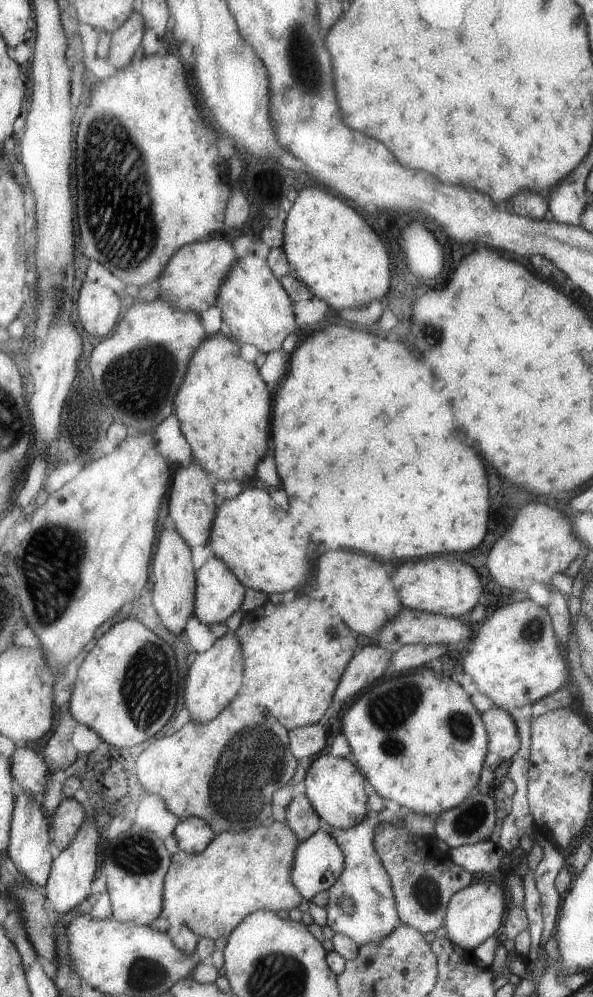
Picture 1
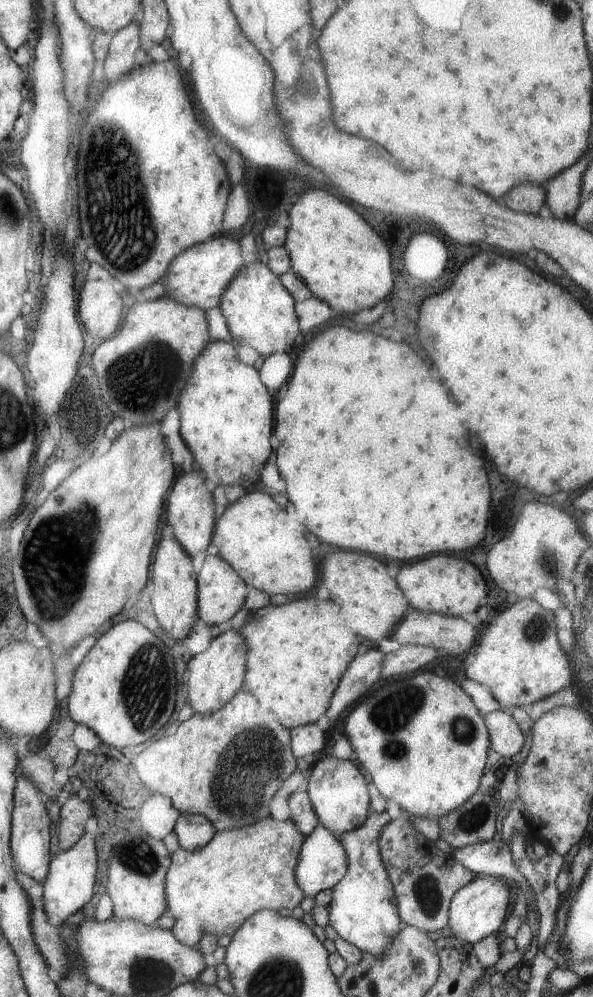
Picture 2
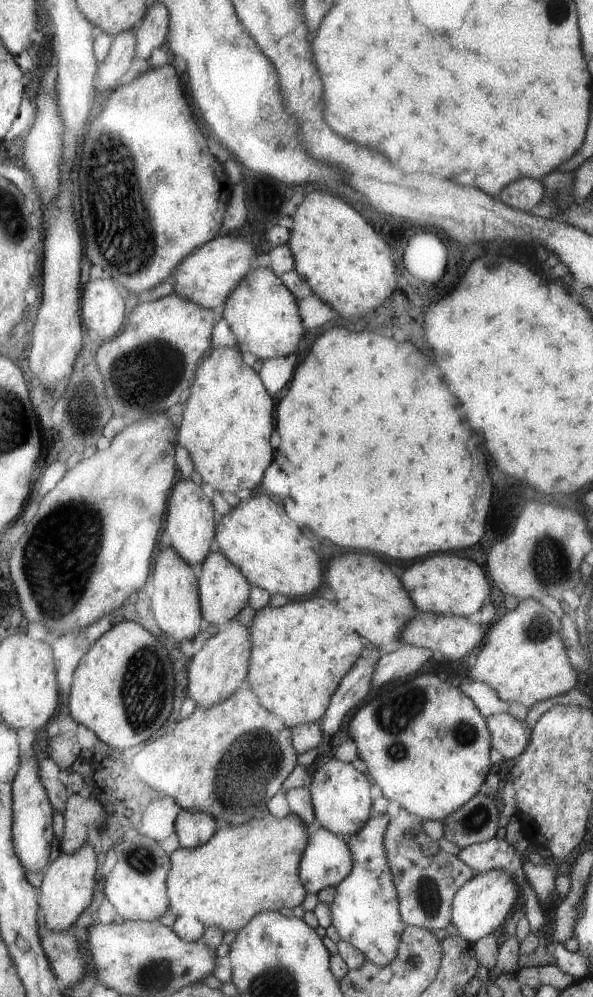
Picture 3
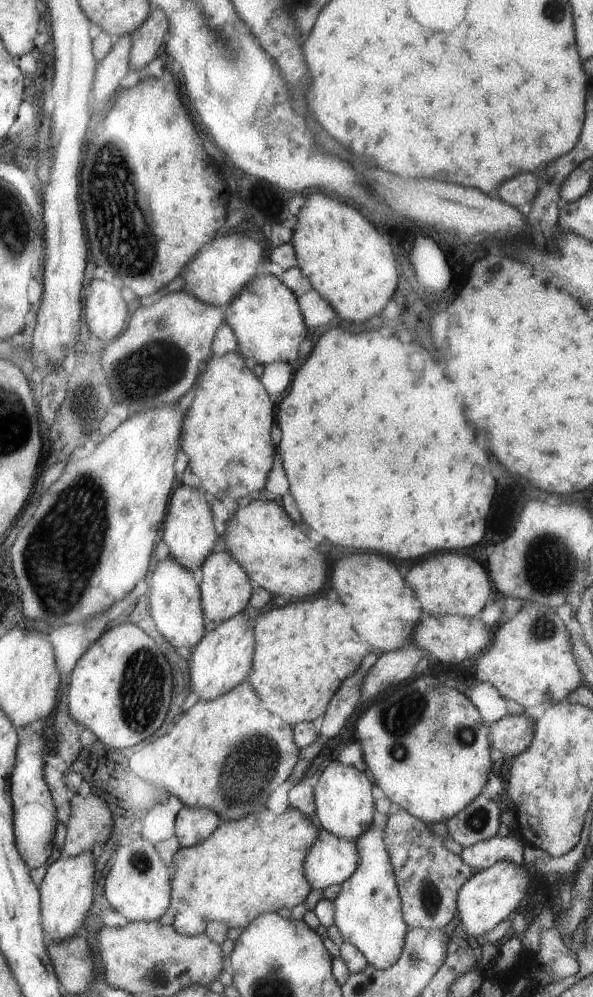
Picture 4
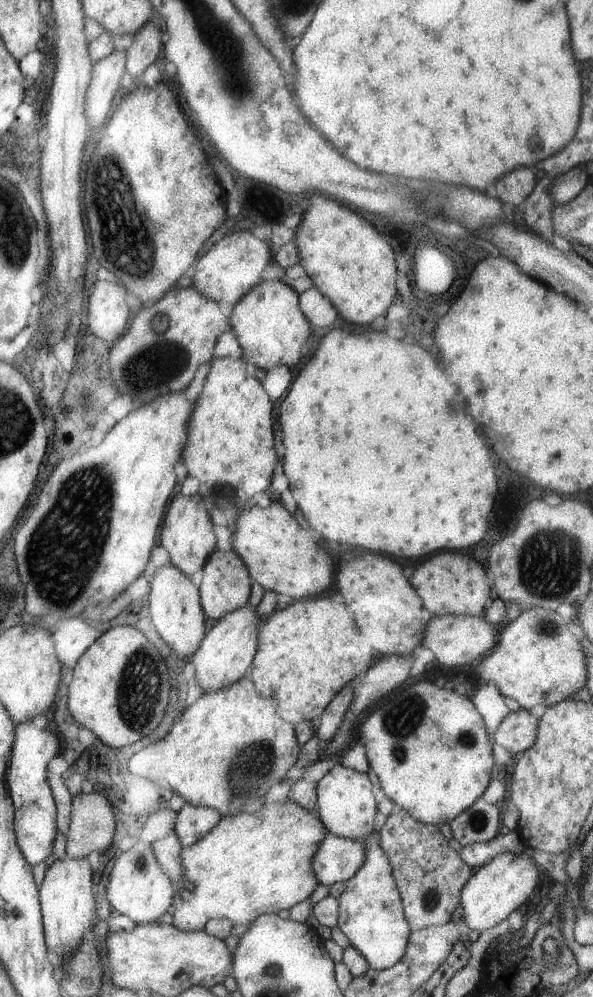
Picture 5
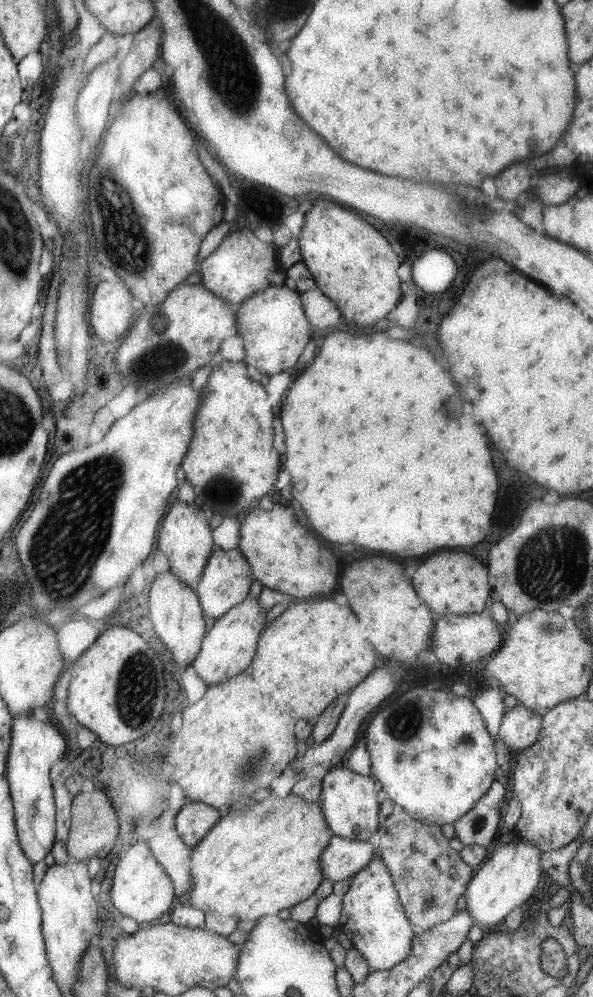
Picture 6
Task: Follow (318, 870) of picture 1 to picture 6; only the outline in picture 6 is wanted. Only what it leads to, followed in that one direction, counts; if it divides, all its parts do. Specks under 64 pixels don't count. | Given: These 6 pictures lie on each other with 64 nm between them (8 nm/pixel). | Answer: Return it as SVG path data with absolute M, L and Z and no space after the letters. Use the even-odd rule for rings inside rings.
M333 834L331 844L323 850L321 856L325 880L331 880L333 884L353 880L359 872L363 872L363 868L375 858L377 852L377 840L355 842Z

